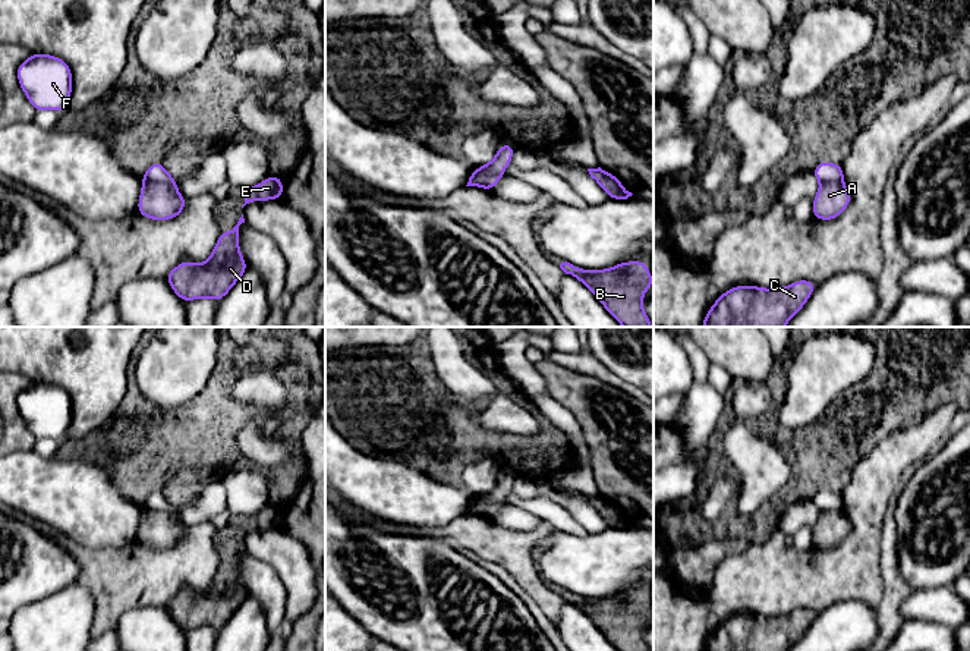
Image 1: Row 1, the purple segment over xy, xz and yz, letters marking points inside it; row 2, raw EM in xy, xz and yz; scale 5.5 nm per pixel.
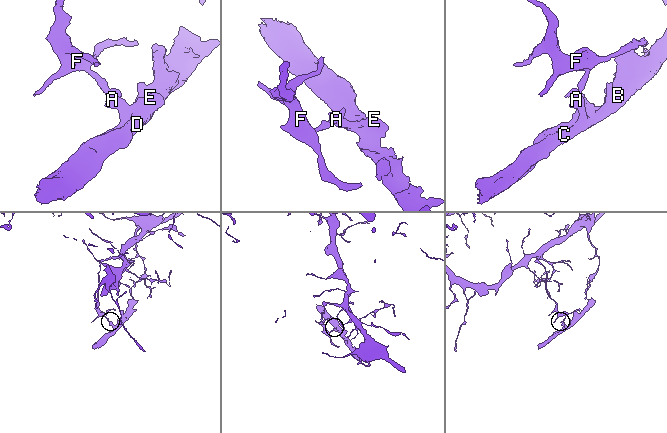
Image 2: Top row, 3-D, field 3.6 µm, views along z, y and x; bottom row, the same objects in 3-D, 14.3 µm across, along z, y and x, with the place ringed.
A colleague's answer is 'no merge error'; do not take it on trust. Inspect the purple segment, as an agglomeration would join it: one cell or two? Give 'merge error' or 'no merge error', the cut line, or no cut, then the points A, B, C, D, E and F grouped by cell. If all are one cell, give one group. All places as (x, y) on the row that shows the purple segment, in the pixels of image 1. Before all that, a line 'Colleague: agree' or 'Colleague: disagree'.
Colleague: disagree
merge error; cut xy (144, 179), (176, 184); groups A B C D E / F

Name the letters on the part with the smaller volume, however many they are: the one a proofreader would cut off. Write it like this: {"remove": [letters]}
{"remove": ["A", "B", "C", "D", "E"]}

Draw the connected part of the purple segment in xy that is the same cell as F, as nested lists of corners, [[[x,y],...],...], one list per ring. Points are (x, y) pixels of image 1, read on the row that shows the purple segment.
[[[34,53],[18,66],[16,73],[18,82],[35,111],[63,111],[72,95],[72,72],[63,59]]]

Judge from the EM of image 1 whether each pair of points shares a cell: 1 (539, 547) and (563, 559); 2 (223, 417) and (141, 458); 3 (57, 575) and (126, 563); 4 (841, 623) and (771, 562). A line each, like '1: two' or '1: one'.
1: two
2: one
3: two
4: two

